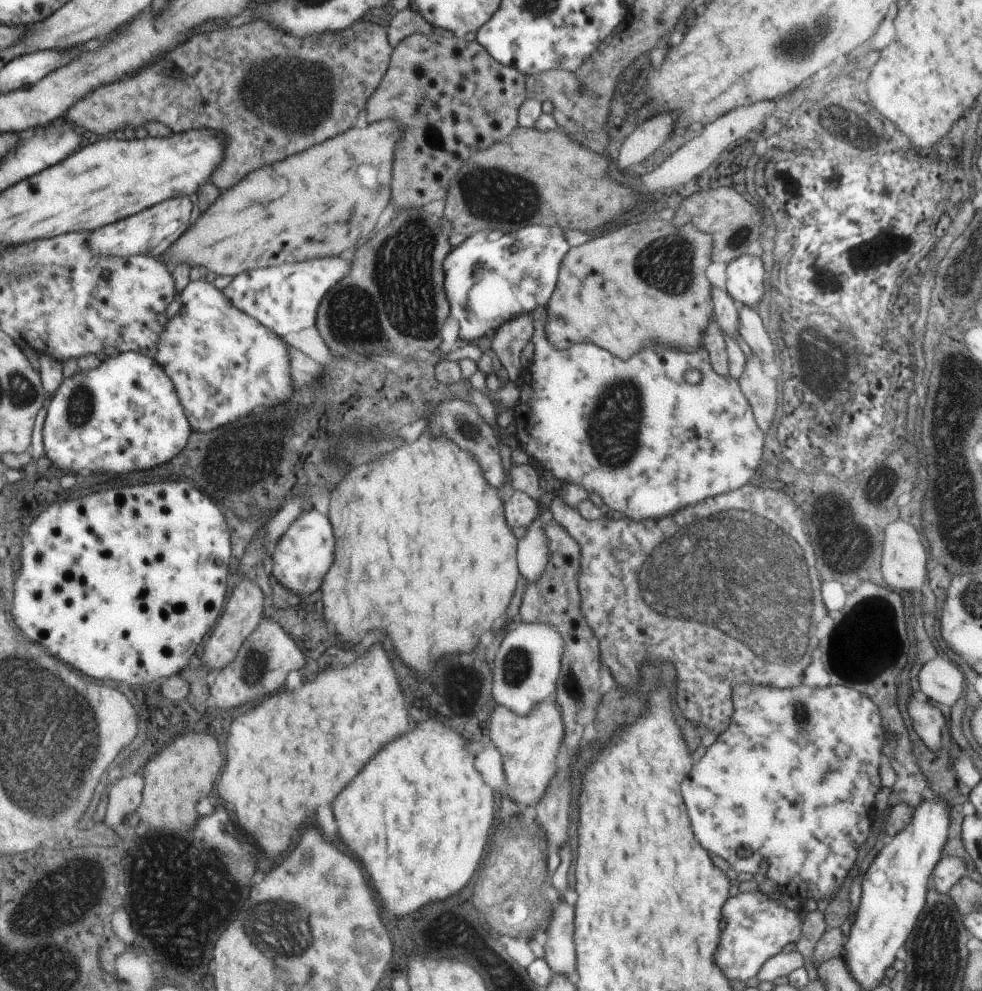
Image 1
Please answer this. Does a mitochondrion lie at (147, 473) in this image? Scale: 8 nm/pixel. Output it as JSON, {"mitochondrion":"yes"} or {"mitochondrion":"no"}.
{"mitochondrion":"no"}

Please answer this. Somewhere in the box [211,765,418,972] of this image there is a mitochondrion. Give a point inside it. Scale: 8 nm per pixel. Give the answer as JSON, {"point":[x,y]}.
{"point":[278,927]}

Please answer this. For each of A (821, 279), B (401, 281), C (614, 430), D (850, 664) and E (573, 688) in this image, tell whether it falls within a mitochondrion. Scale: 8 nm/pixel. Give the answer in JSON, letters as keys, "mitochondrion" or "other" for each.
{"A":"other","B":"mitochondrion","C":"mitochondrion","D":"mitochondrion","E":"other"}

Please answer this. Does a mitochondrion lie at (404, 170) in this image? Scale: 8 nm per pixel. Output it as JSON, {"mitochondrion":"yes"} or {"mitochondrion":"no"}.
{"mitochondrion":"yes"}

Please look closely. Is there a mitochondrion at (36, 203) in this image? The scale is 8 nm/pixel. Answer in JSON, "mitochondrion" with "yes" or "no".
{"mitochondrion":"no"}

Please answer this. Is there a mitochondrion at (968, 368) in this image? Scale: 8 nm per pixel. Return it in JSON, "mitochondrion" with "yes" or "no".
{"mitochondrion":"no"}

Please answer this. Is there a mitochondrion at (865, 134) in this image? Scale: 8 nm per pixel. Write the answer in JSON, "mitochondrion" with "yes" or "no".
{"mitochondrion":"yes"}

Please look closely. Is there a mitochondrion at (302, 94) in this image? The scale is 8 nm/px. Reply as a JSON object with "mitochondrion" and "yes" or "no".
{"mitochondrion":"yes"}

